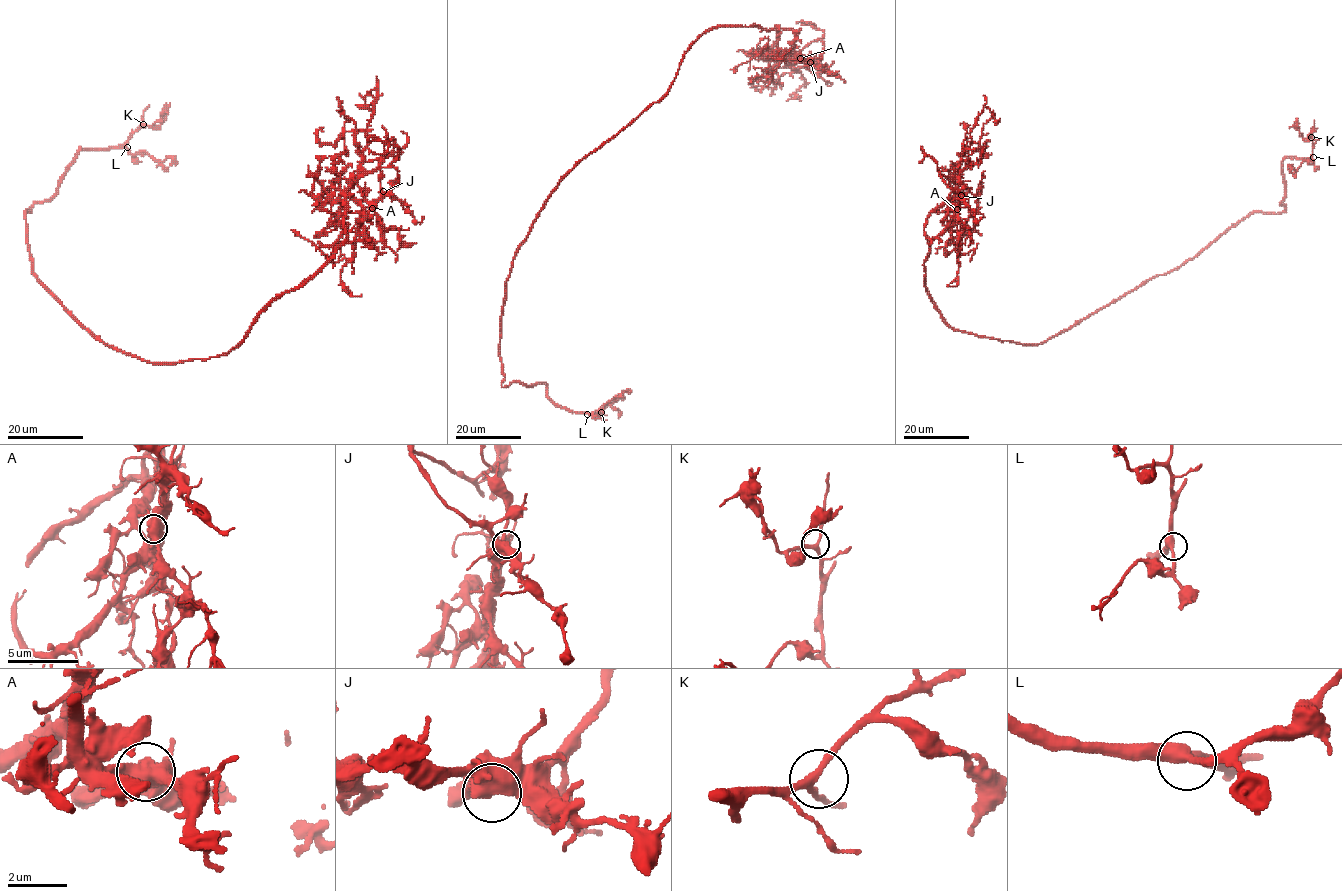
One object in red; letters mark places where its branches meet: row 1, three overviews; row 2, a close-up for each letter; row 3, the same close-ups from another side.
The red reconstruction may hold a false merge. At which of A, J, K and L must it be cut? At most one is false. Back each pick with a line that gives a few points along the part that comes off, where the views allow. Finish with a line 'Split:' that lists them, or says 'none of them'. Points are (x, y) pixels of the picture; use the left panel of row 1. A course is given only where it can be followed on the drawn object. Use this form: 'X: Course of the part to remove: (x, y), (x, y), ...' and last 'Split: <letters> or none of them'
A: Course of the part to remove: (372, 207), (398, 183), (395, 168), (382, 167), (346, 189), (363, 209), (359, 223), (373, 240), (375, 260)
Split: A

